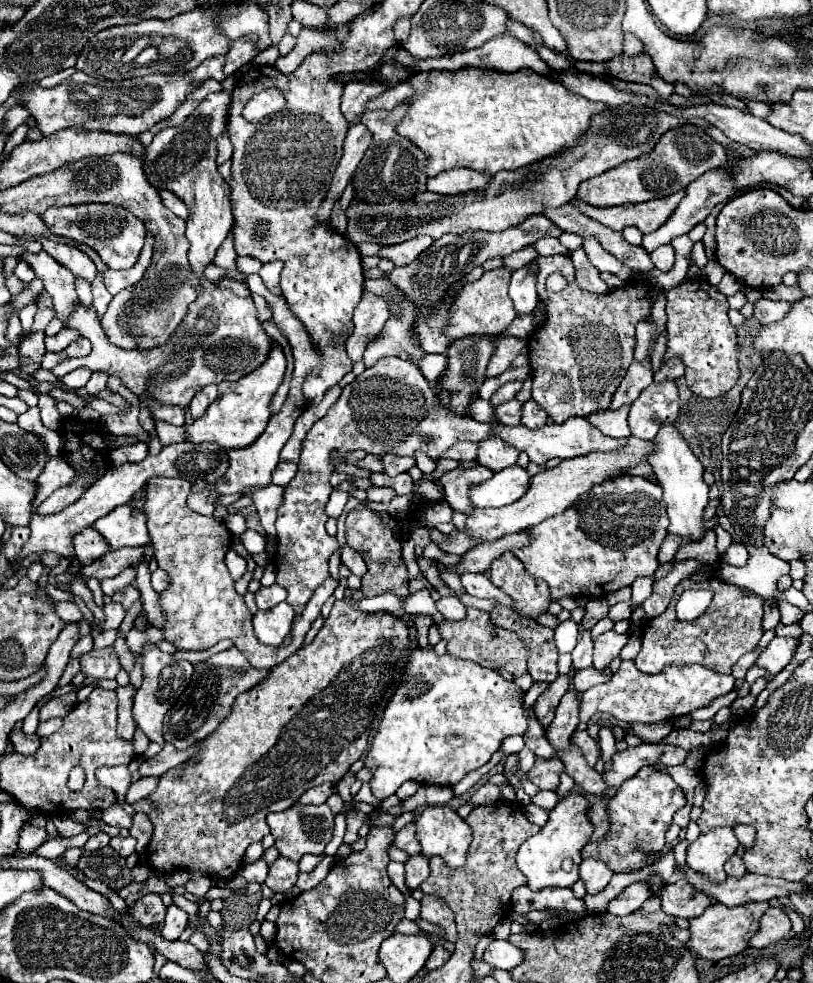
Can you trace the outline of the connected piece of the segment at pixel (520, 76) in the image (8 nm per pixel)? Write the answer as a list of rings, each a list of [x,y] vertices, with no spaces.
[[[461,68],[455,72],[421,72],[409,78],[409,82],[405,80],[395,88],[385,90],[381,96],[367,104],[367,110],[391,110],[401,102],[409,102],[409,110],[403,122],[397,126],[397,132],[409,138],[429,156],[427,176],[437,176],[453,168],[471,168],[477,172],[497,174],[501,170],[517,170],[529,166],[533,162],[539,162],[541,158],[549,158],[549,154],[559,154],[559,150],[575,146],[577,138],[585,134],[585,130],[589,130],[593,114],[609,110],[607,106],[603,106],[603,102],[589,102],[587,98],[581,98],[579,94],[573,94],[571,90],[561,86],[561,82],[541,76],[531,68],[523,68],[513,74],[481,68]]]

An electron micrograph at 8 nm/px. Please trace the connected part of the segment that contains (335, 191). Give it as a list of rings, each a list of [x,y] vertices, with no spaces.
[[[353,124],[351,130],[347,132],[345,144],[343,144],[343,158],[341,158],[341,162],[339,162],[335,174],[333,174],[333,182],[331,182],[329,194],[327,194],[325,202],[321,204],[321,208],[317,212],[321,222],[329,222],[329,212],[333,208],[333,202],[341,196],[341,192],[347,186],[347,182],[355,174],[365,150],[369,148],[369,142],[371,142],[369,130],[365,130],[363,124]]]

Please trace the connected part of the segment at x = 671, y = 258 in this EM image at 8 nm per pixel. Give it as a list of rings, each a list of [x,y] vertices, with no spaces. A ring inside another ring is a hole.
[[[663,244],[663,246],[655,248],[651,252],[651,260],[653,260],[655,268],[659,268],[663,272],[671,270],[673,264],[675,264],[675,250],[673,250],[673,246],[671,244]]]

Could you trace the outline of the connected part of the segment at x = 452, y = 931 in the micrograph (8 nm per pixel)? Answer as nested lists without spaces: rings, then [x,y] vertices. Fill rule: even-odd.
[[[425,894],[421,900],[421,918],[437,924],[443,928],[443,934],[449,942],[457,942],[457,924],[453,918],[451,908],[447,906],[447,902],[443,902],[443,898],[437,898],[433,894]]]

